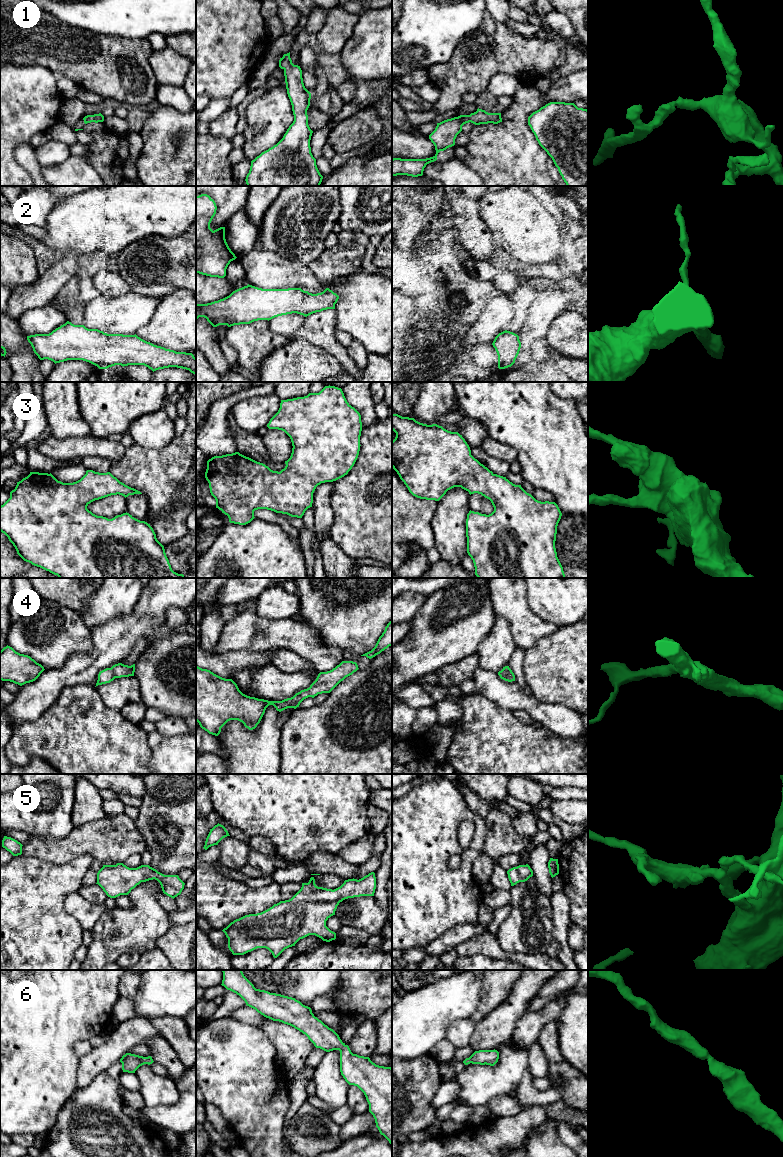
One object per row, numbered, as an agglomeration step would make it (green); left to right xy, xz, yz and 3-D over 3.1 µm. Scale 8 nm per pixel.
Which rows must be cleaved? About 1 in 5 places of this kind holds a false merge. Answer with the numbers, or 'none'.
none

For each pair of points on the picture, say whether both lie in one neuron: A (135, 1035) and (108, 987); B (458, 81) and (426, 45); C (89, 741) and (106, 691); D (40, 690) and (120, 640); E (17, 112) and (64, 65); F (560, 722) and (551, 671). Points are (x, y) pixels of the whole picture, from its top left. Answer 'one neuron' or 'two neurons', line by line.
A: two neurons
B: two neurons
C: two neurons
D: one neuron
E: two neurons
F: two neurons

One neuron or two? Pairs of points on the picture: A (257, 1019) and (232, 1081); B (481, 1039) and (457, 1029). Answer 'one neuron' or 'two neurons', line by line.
A: two neurons
B: two neurons

